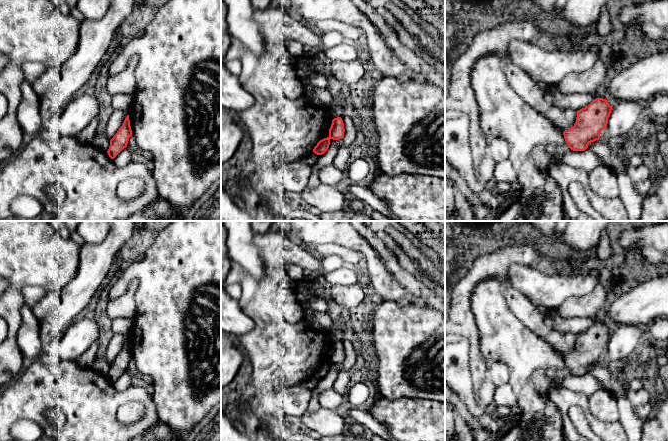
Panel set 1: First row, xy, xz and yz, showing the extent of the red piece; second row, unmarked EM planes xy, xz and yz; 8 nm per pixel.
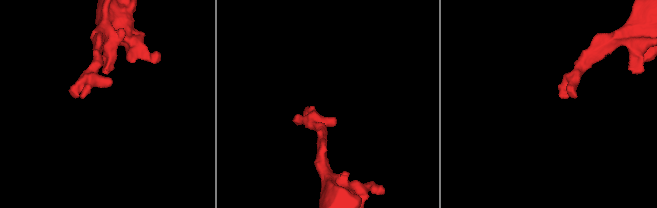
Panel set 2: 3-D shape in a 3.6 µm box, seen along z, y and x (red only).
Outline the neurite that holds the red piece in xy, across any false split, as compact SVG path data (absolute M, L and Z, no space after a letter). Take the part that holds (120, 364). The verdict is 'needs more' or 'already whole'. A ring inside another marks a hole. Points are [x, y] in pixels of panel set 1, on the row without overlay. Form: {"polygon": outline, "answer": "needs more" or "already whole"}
{"polygon": "M127 339L122 350L110 364L110 370L107 377L111 383L114 383L124 372L127 371L129 362L131 360L132 354L130 350L129 339Z", "answer": "already whole"}

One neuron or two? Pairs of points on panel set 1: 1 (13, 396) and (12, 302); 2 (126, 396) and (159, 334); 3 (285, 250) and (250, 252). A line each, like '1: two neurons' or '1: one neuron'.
1: two neurons
2: two neurons
3: two neurons

